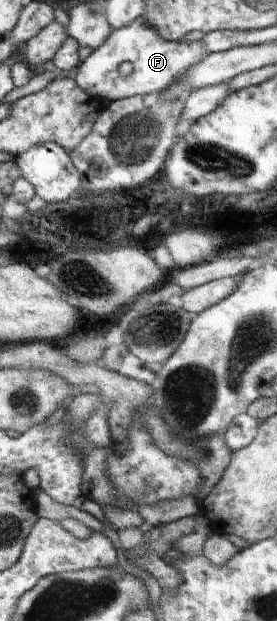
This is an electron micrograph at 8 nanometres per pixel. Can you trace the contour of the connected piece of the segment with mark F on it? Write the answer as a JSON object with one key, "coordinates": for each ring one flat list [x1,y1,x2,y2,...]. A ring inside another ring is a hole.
{"coordinates":[[144,17,136,18,132,22,110,32,106,42,80,62,73,72,76,84,93,98,100,98,108,102,130,98,134,95,160,93,170,88,184,72,206,58,210,52,204,50,204,44,197,42,166,41,152,28],[130,62,134,67,129,76,120,74,120,64]]}

